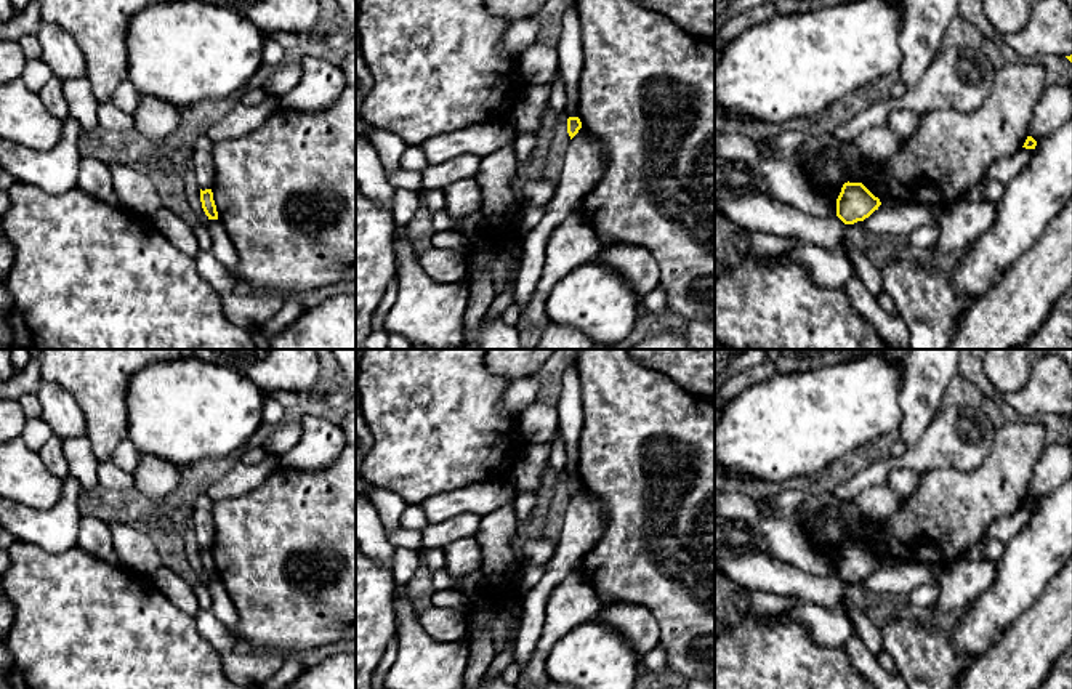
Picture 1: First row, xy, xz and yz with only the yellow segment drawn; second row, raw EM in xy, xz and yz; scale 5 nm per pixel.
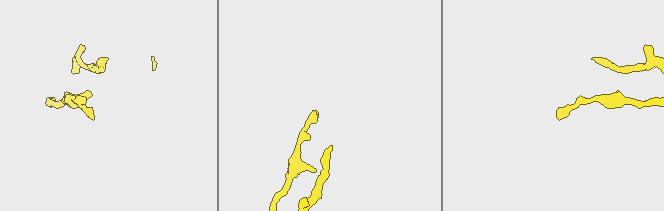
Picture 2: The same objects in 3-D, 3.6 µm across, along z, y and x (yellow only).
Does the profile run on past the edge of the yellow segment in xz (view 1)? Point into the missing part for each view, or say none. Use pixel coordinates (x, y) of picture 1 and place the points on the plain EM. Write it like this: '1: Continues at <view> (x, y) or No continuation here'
1: No continuation here

